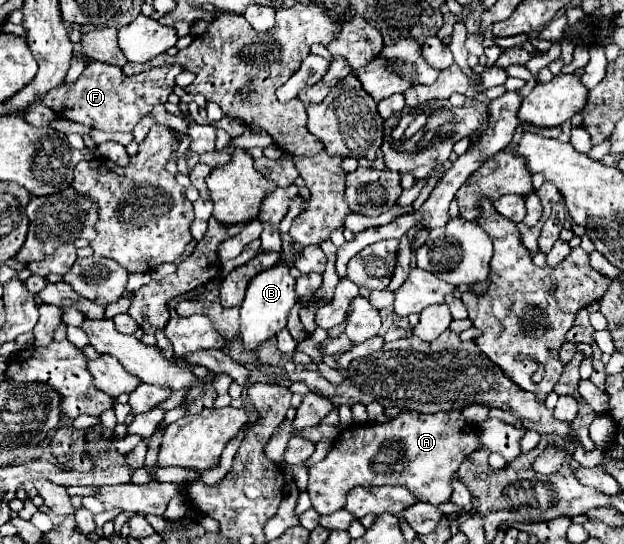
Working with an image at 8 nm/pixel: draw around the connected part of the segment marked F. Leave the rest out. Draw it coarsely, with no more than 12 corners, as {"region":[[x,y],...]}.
{"region":[[91,61],[37,101],[87,127],[133,131],[179,65],[125,75]]}

